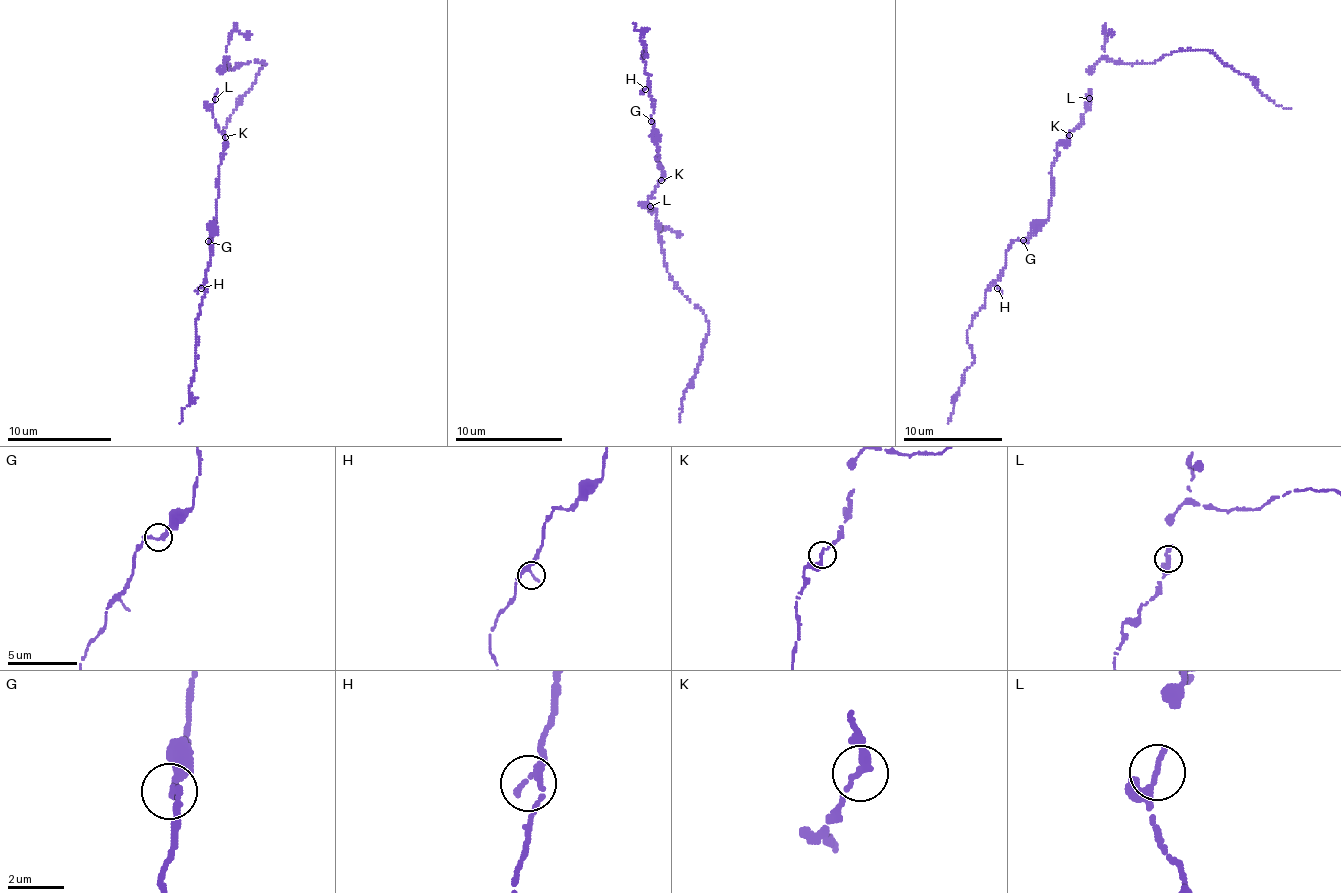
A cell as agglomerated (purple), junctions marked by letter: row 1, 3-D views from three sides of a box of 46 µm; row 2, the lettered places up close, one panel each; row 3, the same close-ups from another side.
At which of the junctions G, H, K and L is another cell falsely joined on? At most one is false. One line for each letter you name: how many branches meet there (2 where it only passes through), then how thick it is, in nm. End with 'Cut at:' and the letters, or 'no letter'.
Cut at: no letter

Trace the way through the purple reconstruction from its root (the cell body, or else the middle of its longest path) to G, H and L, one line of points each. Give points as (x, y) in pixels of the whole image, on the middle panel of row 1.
G: (662, 171), (656, 158), (660, 158), (658, 133), (651, 121)
H: (662, 171), (656, 158), (660, 158), (658, 133), (651, 121), (655, 104), (648, 86), (645, 89)
L: (662, 171), (661, 181), (648, 199), (649, 206)

